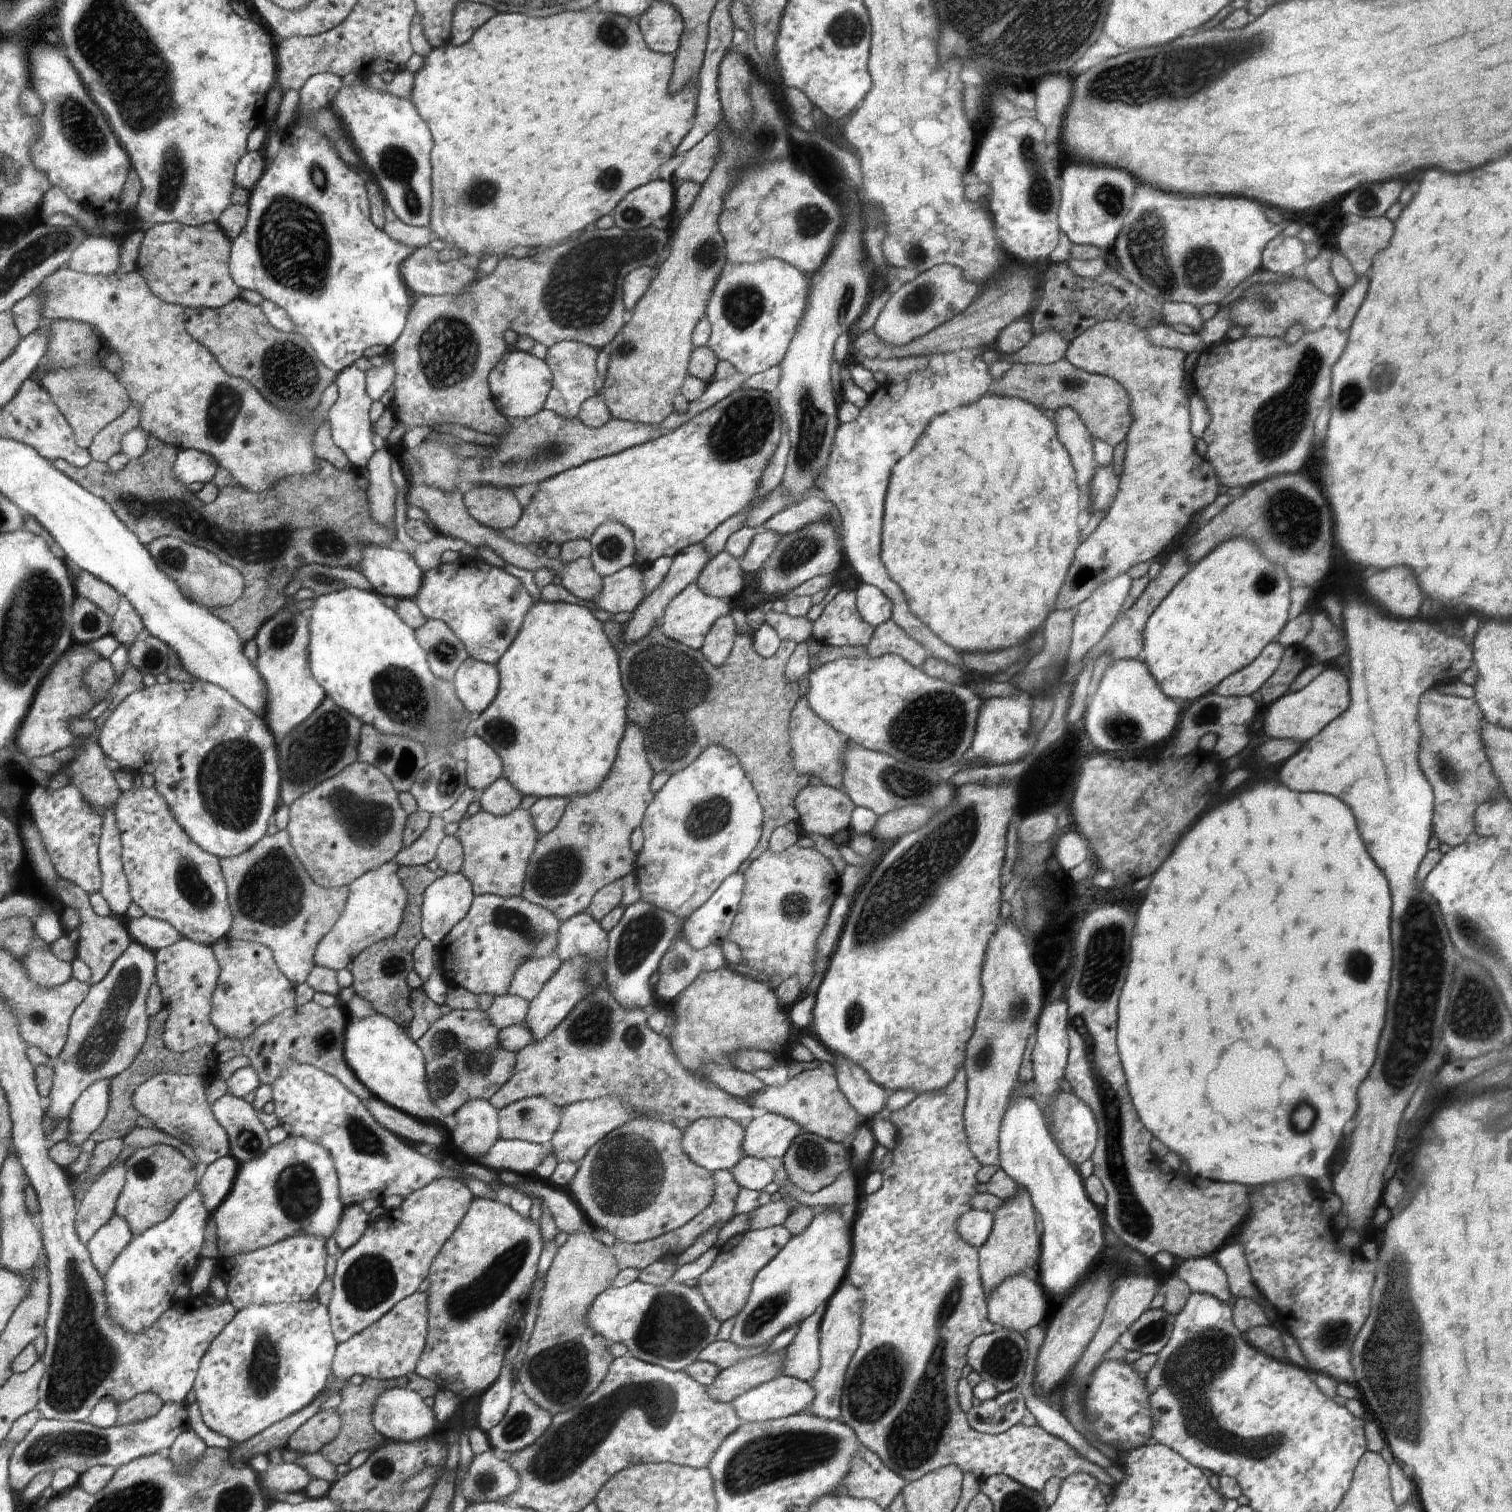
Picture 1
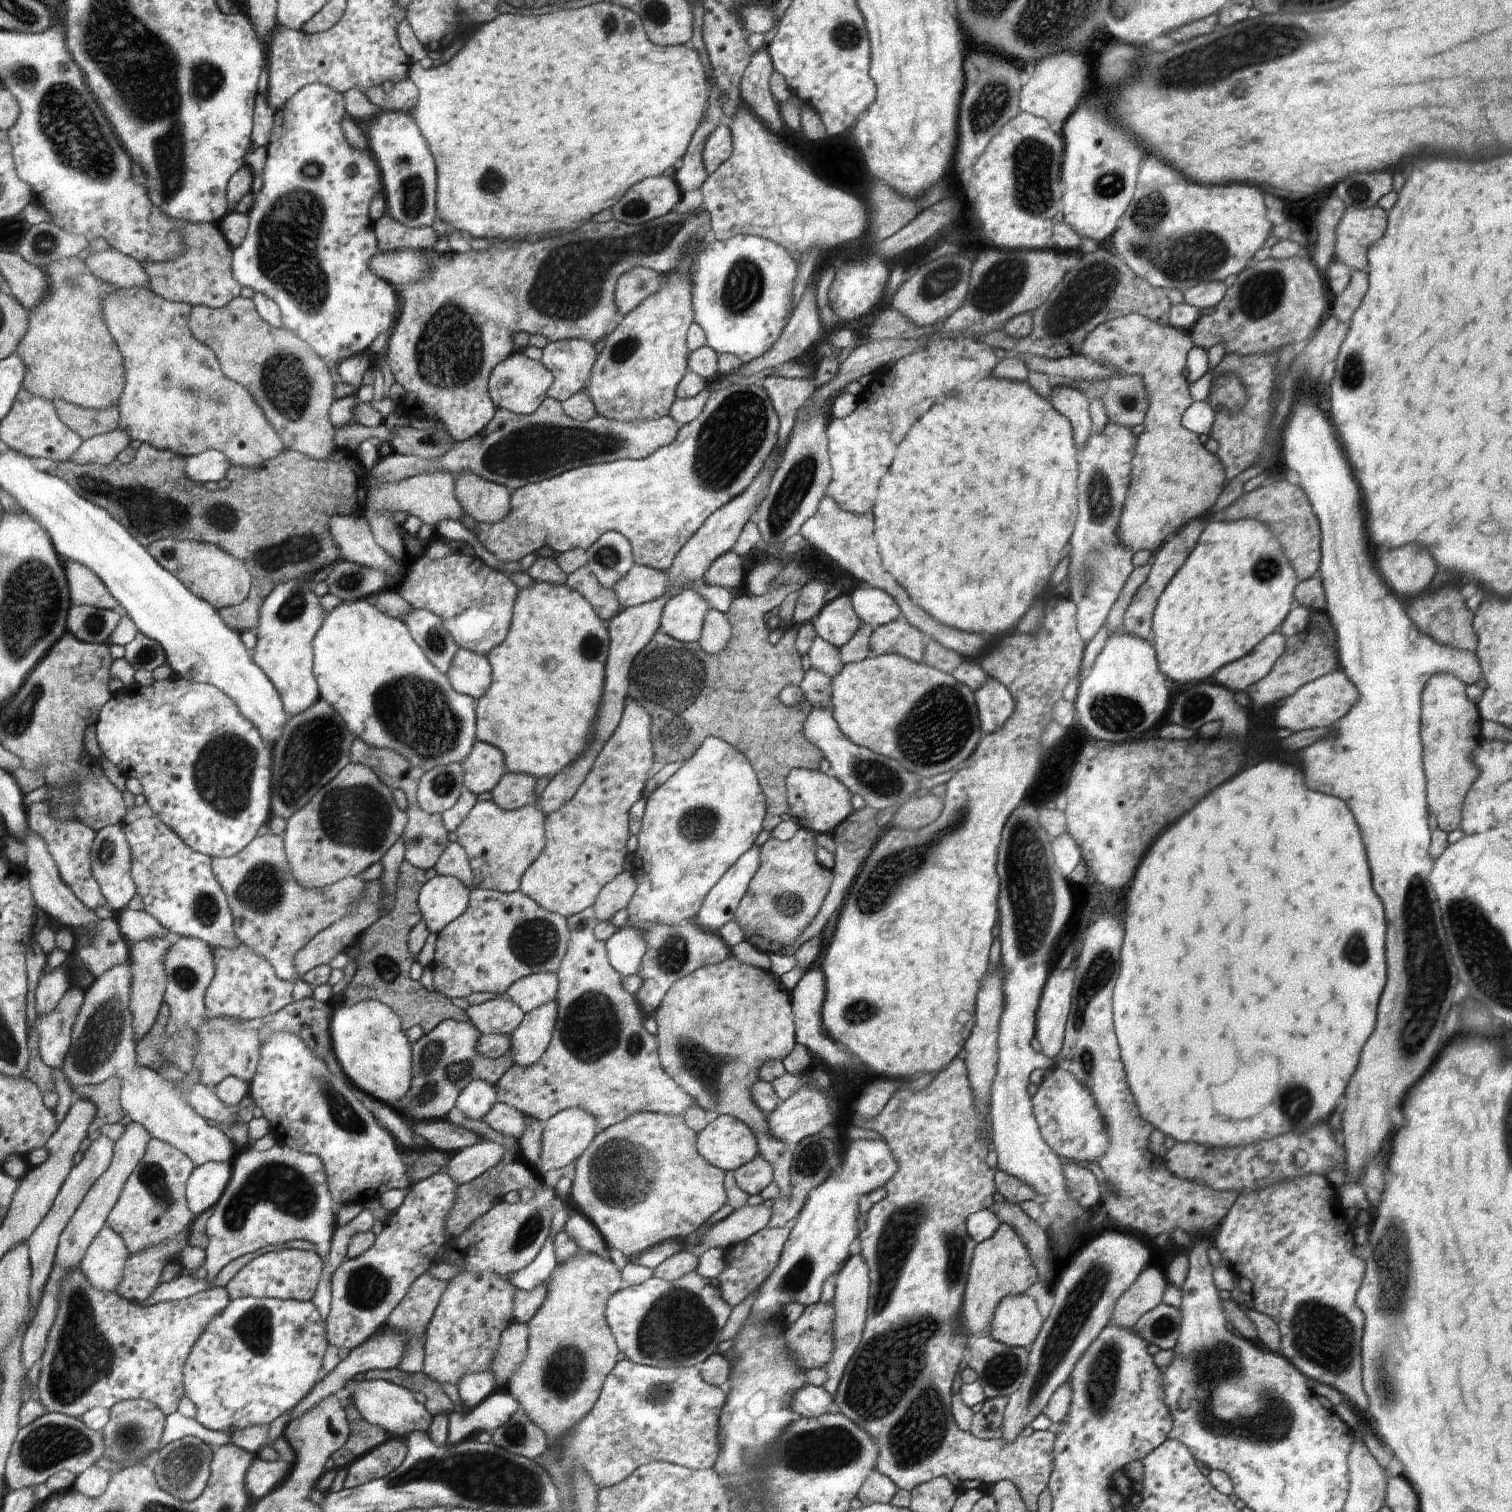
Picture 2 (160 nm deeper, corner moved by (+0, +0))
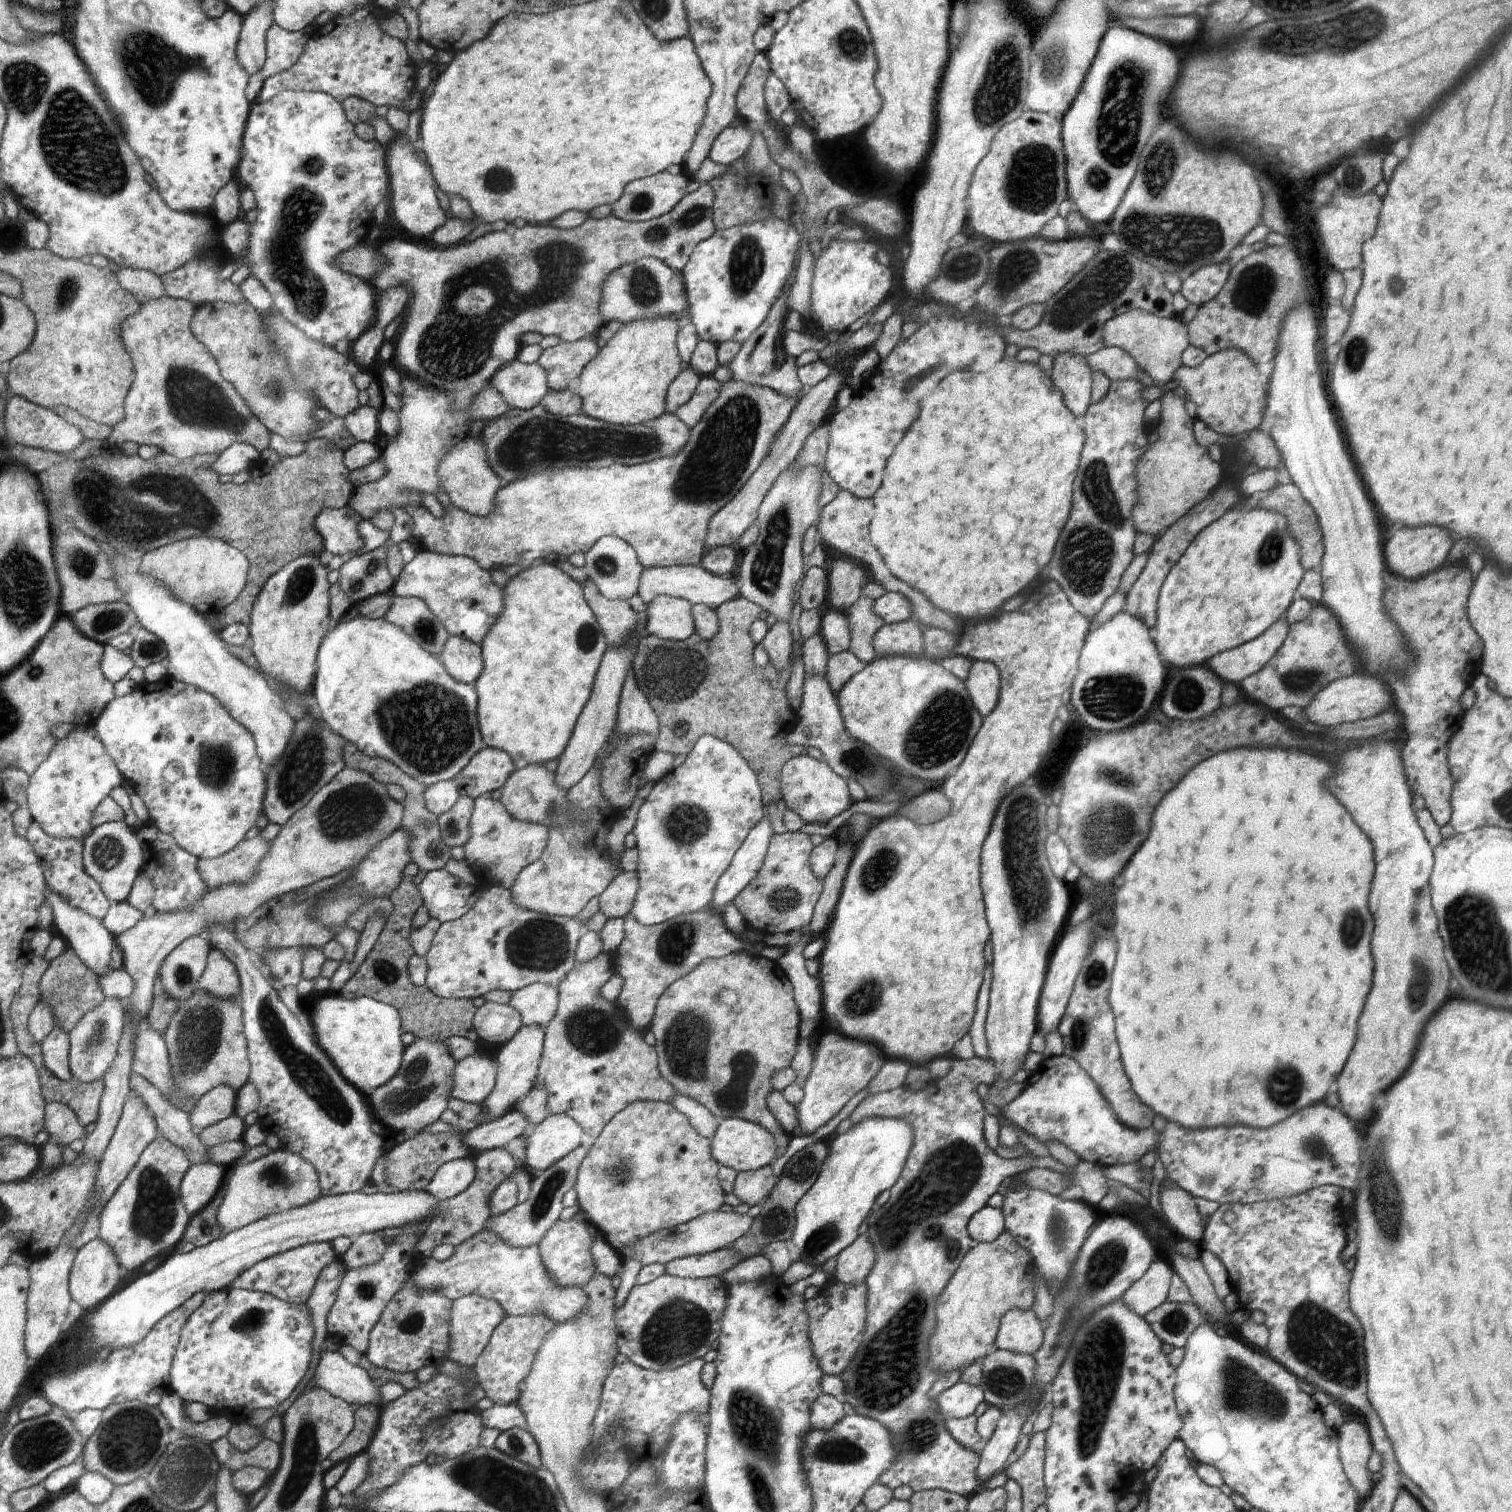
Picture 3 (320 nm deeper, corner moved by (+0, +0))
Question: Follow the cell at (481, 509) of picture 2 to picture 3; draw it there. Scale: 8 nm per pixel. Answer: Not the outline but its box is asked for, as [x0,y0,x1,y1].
[438,436,504,518]

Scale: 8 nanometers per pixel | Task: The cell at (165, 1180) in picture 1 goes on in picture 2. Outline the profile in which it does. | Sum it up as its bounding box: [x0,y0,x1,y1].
[106,1138,196,1254]

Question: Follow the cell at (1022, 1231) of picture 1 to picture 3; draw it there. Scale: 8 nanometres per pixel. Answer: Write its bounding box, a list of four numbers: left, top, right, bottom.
[928,1230,1034,1376]

